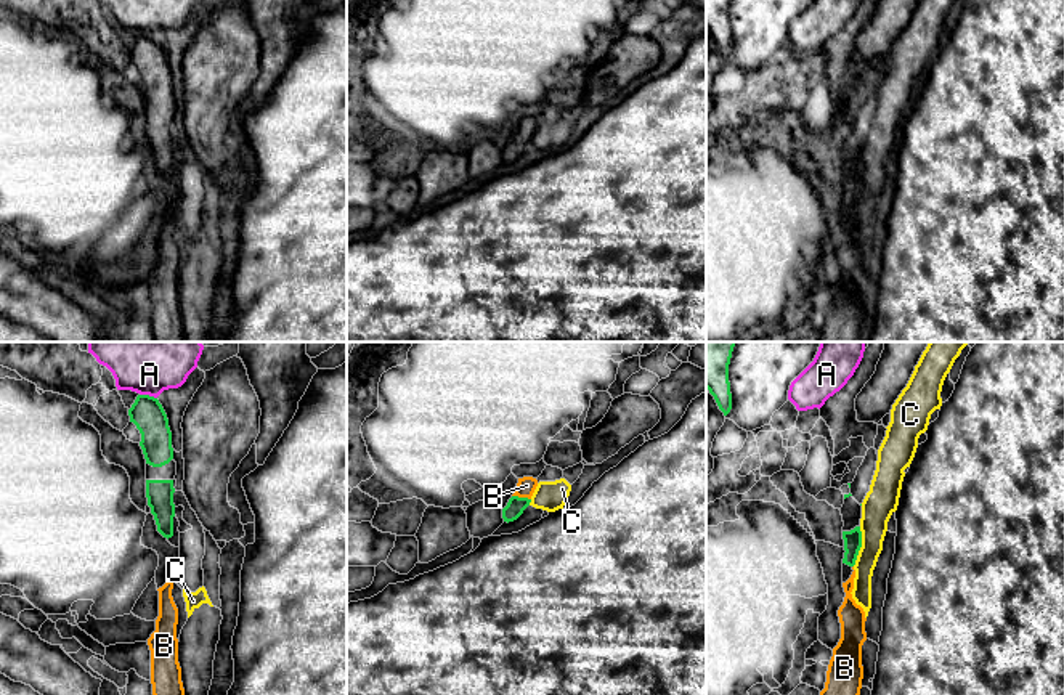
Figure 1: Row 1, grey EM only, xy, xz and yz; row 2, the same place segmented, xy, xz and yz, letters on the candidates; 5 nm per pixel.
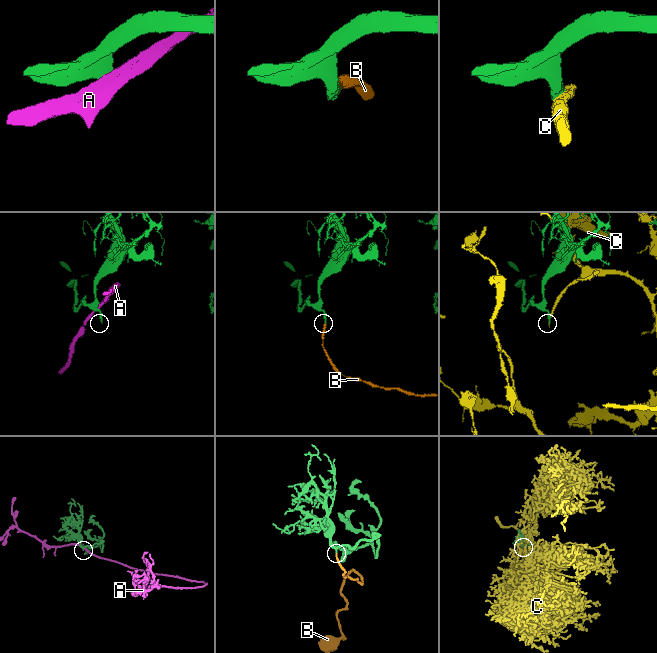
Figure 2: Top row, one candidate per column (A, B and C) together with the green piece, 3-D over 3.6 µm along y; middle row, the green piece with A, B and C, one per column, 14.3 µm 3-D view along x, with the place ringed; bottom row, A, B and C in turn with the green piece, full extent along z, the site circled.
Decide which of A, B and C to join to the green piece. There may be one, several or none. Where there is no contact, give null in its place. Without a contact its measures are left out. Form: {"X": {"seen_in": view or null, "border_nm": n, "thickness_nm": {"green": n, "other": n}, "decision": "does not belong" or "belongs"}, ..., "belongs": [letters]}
{"A": {"seen_in": "xy", "border_nm": 90, "thickness_nm": {"green": 170, "other": 180}, "decision": "does not belong"}, "B": {"seen_in": "xz", "border_nm": 100, "thickness_nm": {"green": 90, "other": 90}, "decision": "belongs"}, "C": {"seen_in": "yz", "border_nm": 200, "thickness_nm": {"green": 100, "other": 160}, "decision": "does not belong"}, "belongs": ["B"]}

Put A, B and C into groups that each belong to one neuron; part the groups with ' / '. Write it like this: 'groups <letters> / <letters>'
groups A / B / C

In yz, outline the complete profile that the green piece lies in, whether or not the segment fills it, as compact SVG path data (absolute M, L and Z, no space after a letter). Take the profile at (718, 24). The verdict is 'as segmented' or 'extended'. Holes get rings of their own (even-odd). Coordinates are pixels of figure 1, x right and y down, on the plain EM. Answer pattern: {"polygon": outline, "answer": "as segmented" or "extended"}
{"polygon": "M706 0L706 29L714 37L724 56L732 50L729 5L730 0Z", "answer": "as segmented"}

